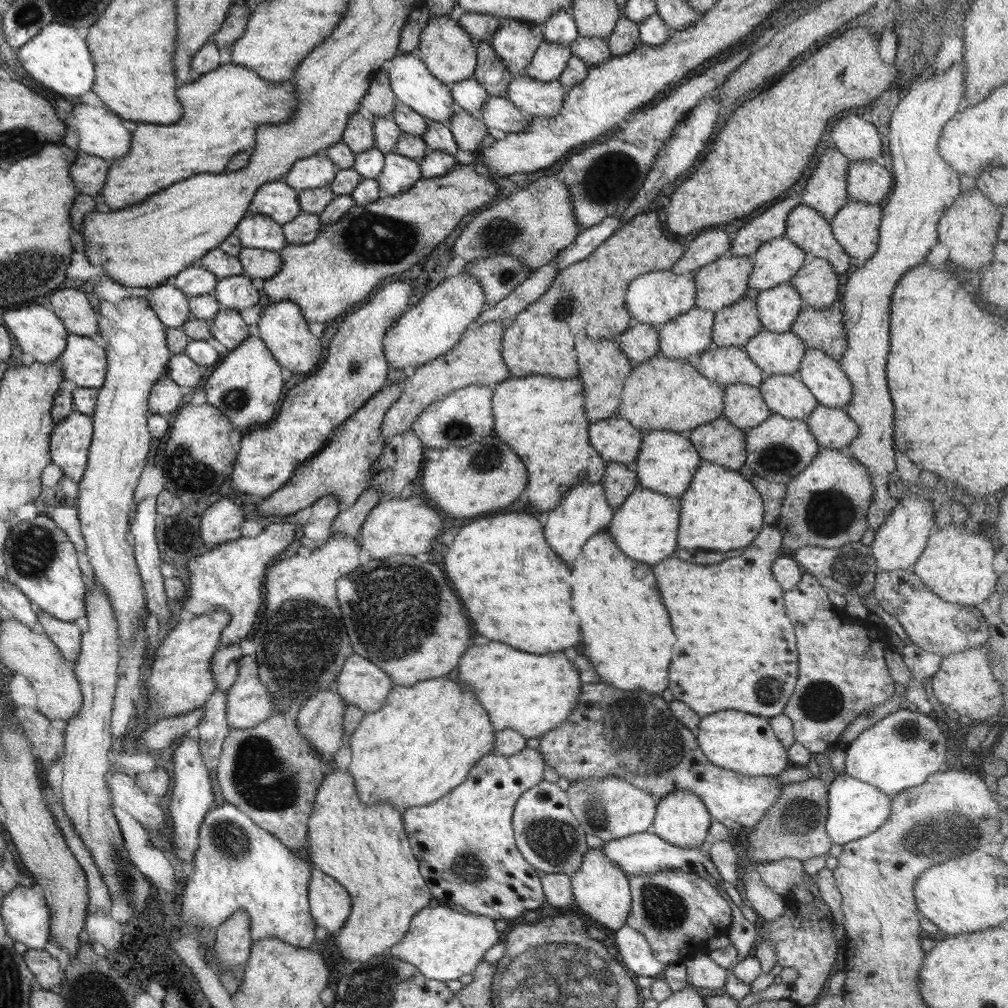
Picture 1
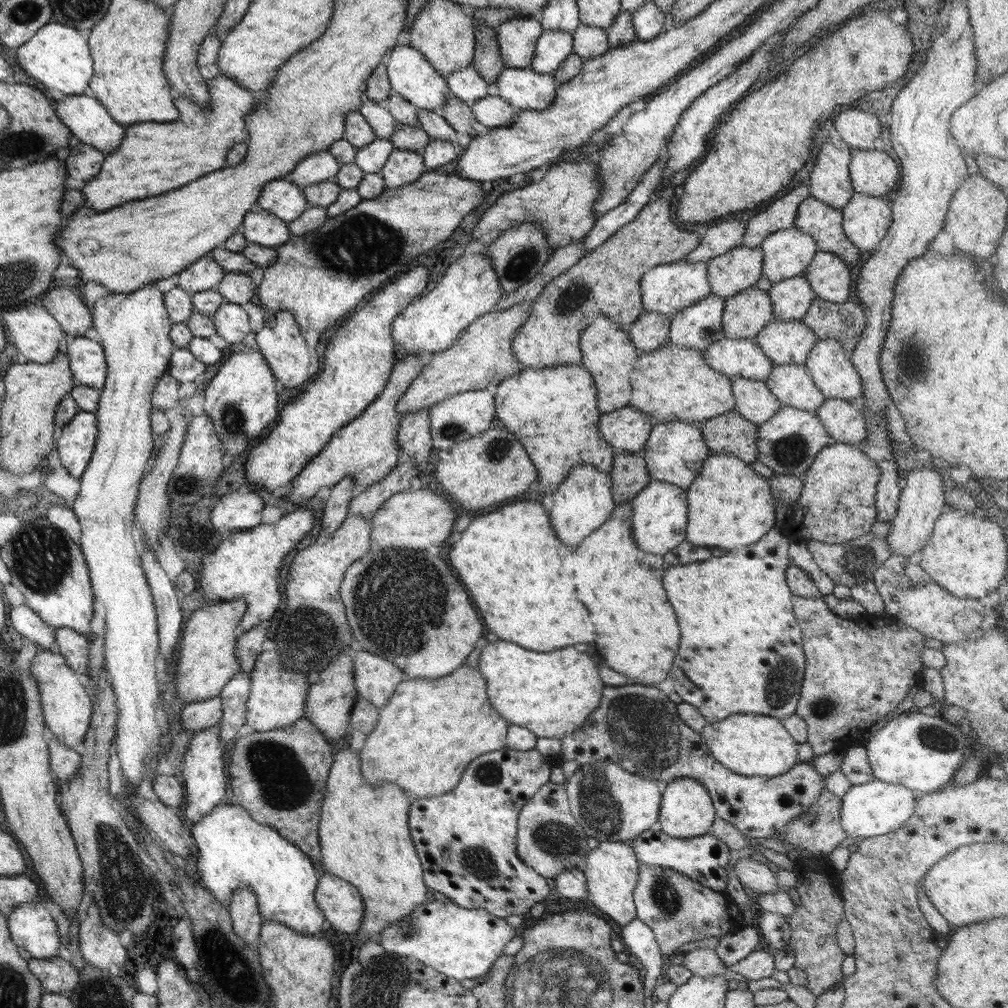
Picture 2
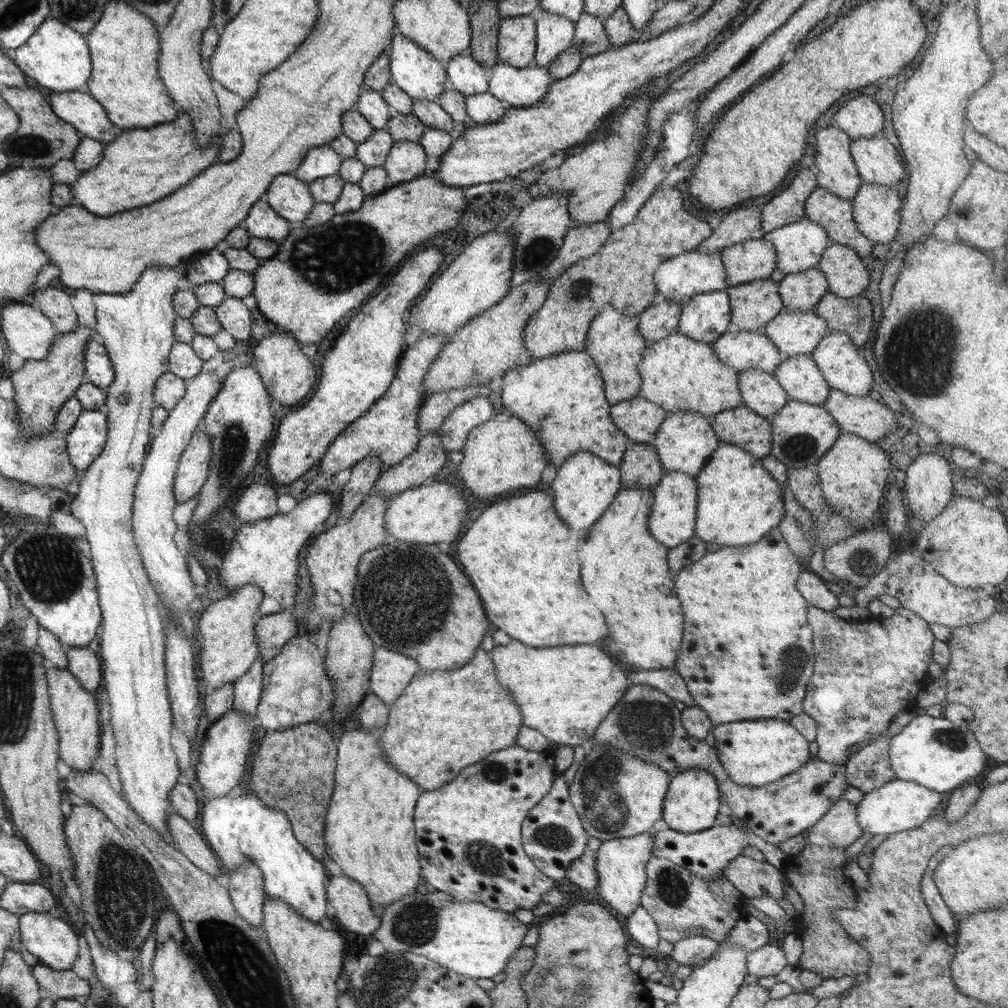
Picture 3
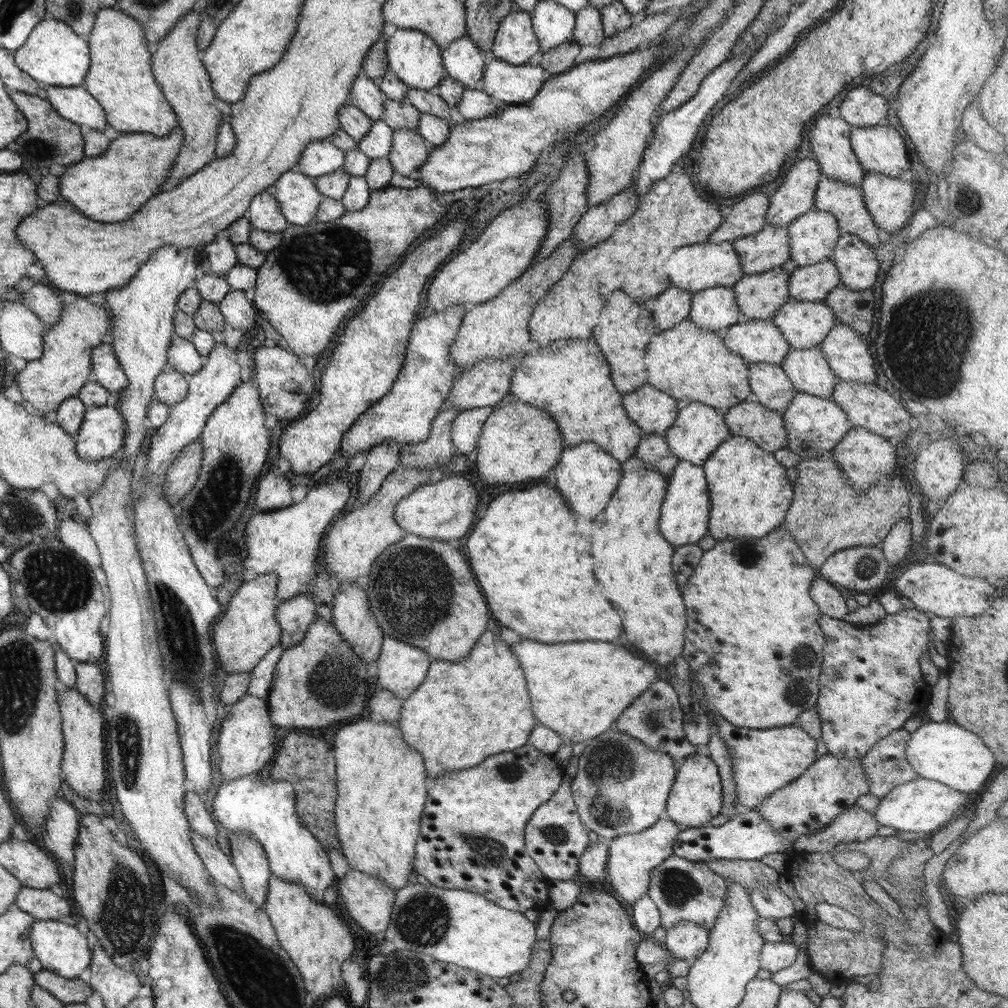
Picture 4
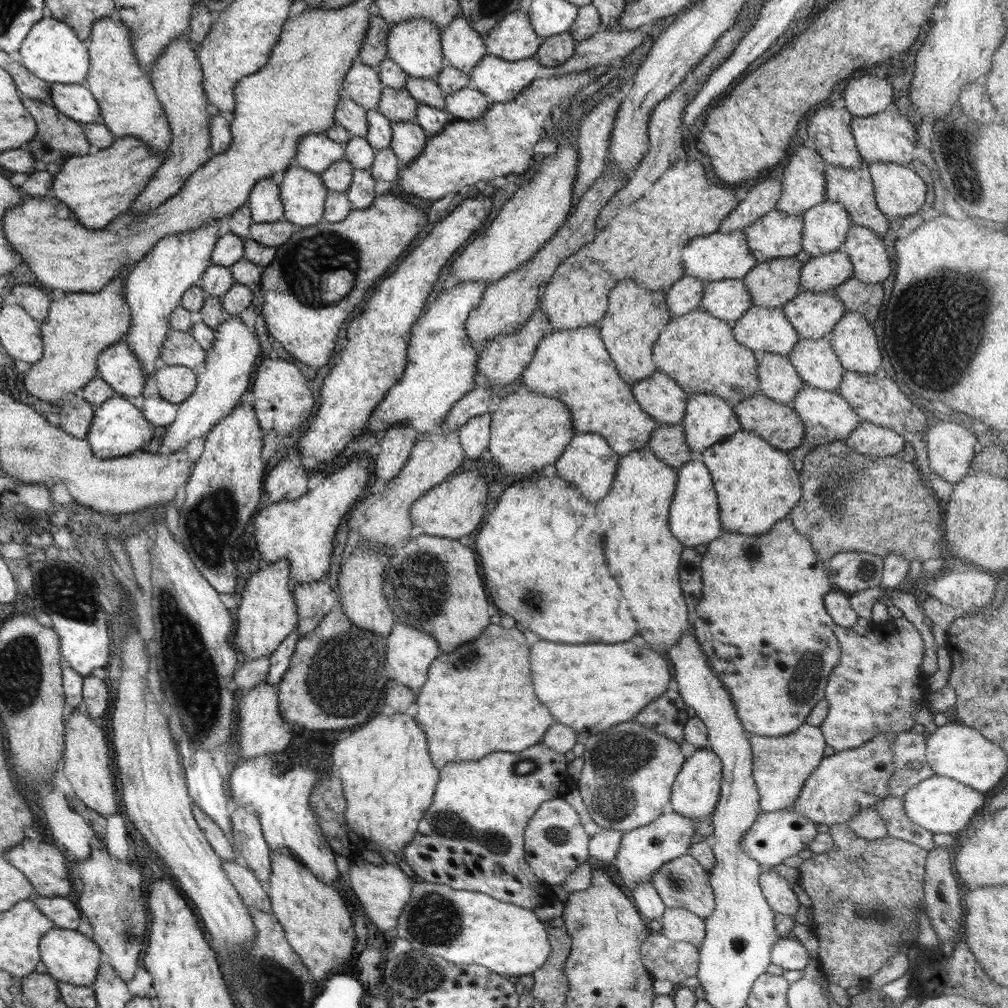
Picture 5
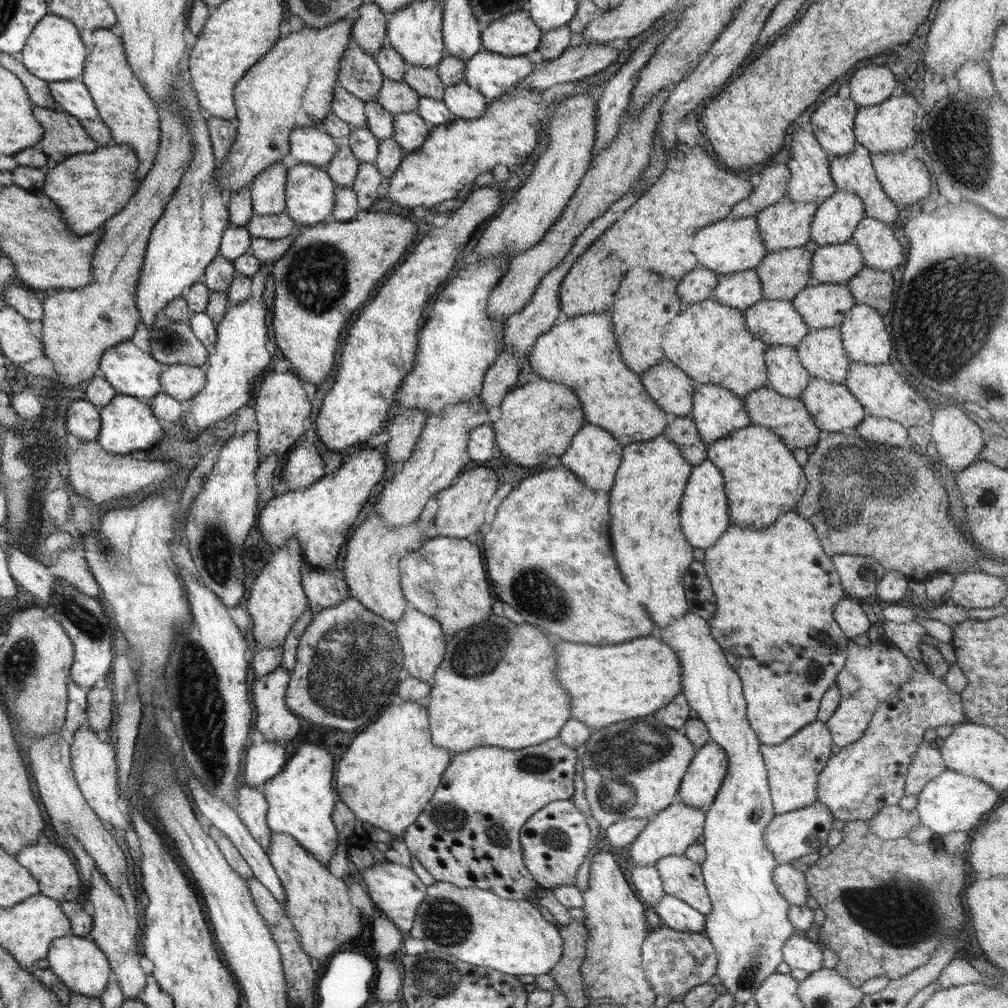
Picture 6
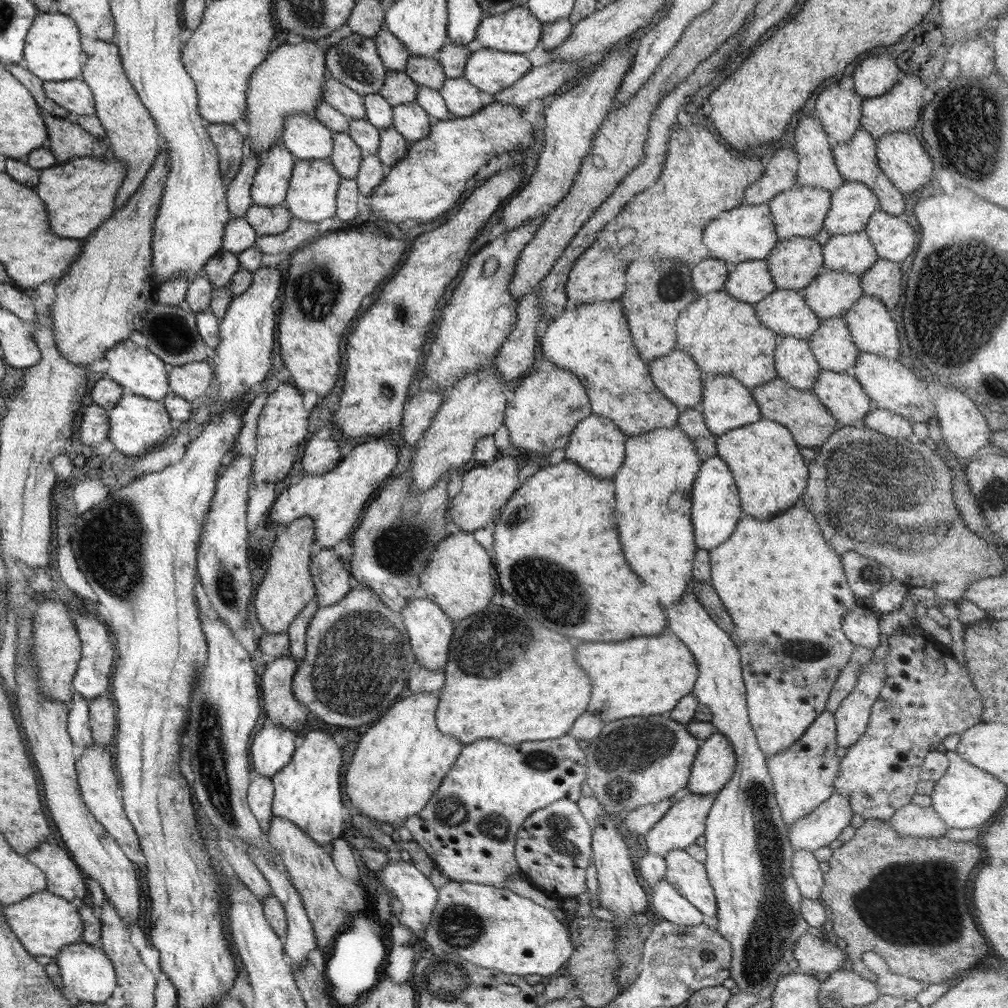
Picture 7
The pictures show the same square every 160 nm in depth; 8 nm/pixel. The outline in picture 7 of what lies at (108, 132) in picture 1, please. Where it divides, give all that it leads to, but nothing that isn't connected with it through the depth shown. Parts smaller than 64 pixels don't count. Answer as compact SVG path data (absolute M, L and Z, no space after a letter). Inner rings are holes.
M83 79L43 81L43 89L56 104L66 109L72 118L77 115L92 116L96 113L93 91Z

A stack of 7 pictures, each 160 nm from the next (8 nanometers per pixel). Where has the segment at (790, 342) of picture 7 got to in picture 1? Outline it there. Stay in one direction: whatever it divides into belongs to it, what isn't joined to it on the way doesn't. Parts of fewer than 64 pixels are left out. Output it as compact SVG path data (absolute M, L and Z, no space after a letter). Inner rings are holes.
M747 384L725 386L723 408L722 417L742 431L756 428L772 414L758 387Z

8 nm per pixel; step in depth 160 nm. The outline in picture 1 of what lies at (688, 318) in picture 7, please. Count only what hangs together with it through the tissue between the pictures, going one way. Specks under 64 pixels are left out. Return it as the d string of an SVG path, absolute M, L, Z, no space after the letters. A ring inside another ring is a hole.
M656 354L632 369L623 387L616 417L626 420L643 434L651 431L688 433L720 418L724 412L724 386L702 376L688 360Z

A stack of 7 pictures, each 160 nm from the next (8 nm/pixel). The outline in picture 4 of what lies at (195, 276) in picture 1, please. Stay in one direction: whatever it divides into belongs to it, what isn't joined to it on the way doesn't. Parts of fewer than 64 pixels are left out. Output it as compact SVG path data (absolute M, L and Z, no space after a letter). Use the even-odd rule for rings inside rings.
M224 234L202 246L202 250L199 252L200 264L205 267L207 272L225 275L239 263L235 251L236 244L230 242Z

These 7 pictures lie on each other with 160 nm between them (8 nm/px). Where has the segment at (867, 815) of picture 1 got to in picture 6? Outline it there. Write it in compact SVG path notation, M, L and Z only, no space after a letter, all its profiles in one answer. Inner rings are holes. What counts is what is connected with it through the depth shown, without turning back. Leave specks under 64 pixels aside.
M945 770L936 778L927 782L915 805L915 812L919 815L919 822L927 826L938 836L950 834L950 832L970 832L977 827L986 814L996 806L1001 792L990 788L985 782L958 774L953 770Z

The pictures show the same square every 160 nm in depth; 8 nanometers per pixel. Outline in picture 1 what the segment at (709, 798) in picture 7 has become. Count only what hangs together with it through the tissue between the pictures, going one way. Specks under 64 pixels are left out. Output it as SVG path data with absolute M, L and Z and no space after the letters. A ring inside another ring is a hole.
M589 848L583 854L579 869L570 877L574 903L592 922L598 921L602 927L613 931L618 931L626 925L632 904L629 877L606 858L601 848Z

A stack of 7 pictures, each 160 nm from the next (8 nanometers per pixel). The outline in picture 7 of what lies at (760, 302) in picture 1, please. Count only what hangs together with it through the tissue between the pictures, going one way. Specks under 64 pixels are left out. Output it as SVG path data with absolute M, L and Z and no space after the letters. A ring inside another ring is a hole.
M866 231L838 234L822 247L822 272L847 272L863 275L879 258Z

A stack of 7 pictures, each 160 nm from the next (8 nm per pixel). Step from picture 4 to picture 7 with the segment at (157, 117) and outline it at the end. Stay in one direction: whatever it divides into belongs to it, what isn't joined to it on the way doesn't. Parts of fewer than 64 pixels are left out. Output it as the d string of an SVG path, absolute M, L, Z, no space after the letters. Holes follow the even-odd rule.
M92 40L90 46L104 46L96 56L90 56L90 62L86 62L83 81L93 91L96 100L95 115L100 119L102 126L110 140L110 153L117 159L125 162L127 176L120 188L117 197L116 209L121 209L129 201L129 198L140 188L148 172L153 168L162 145L162 134L157 122L147 106L141 101L137 90L126 77L125 68L122 66L119 48L114 44L106 44L103 40Z

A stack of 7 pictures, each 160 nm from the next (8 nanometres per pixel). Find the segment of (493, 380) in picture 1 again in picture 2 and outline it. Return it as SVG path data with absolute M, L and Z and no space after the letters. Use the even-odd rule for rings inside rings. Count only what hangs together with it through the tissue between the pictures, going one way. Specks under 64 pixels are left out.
M533 301L521 302L510 308L495 309L467 326L454 345L442 352L434 353L428 365L408 387L397 402L396 413L406 413L428 409L436 403L446 400L453 394L469 390L484 390L488 384L499 385L504 379L514 376L524 366L513 355L512 339L519 326L528 318Z

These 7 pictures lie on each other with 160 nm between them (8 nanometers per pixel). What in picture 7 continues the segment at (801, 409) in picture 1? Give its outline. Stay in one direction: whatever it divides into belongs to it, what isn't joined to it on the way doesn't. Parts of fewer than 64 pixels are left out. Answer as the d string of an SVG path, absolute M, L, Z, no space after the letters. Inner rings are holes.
M844 317L829 318L821 321L816 332L808 338L811 353L815 361L821 366L821 370L833 370L834 372L851 372L855 366L859 350L851 339L849 328Z

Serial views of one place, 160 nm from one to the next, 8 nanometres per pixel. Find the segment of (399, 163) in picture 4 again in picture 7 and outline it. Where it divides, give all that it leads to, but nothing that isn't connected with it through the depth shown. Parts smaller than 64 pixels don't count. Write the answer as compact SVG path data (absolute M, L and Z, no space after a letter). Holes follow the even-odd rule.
M416 101L393 106L393 127L411 144L429 133L432 117Z

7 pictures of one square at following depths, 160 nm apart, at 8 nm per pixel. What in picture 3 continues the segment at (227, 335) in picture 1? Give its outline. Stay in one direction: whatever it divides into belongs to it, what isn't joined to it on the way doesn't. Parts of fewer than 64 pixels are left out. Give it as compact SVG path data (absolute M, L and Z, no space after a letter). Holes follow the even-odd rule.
M227 296L215 311L222 328L232 334L235 340L248 340L253 318L243 300Z

